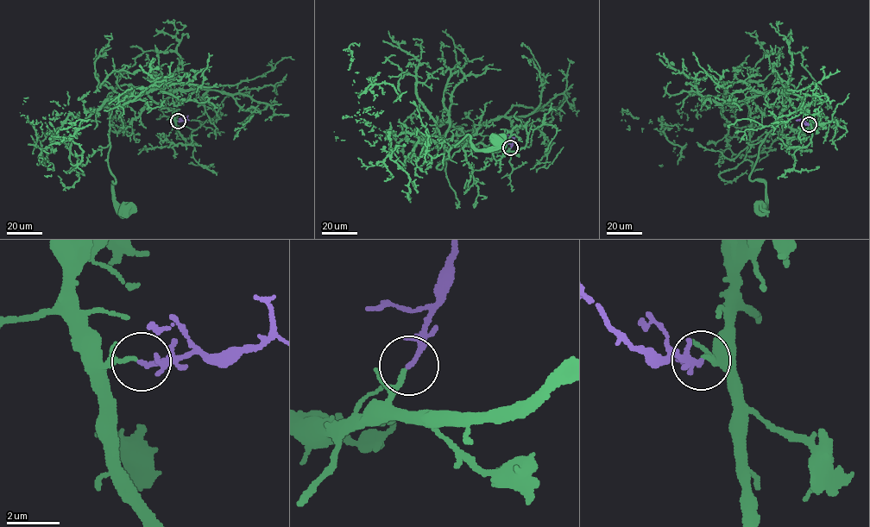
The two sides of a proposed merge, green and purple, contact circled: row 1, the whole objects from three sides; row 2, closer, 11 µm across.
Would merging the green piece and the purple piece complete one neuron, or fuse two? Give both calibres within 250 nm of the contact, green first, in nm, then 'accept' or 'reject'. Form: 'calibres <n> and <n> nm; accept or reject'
calibres 120 and 110 nm; accept

